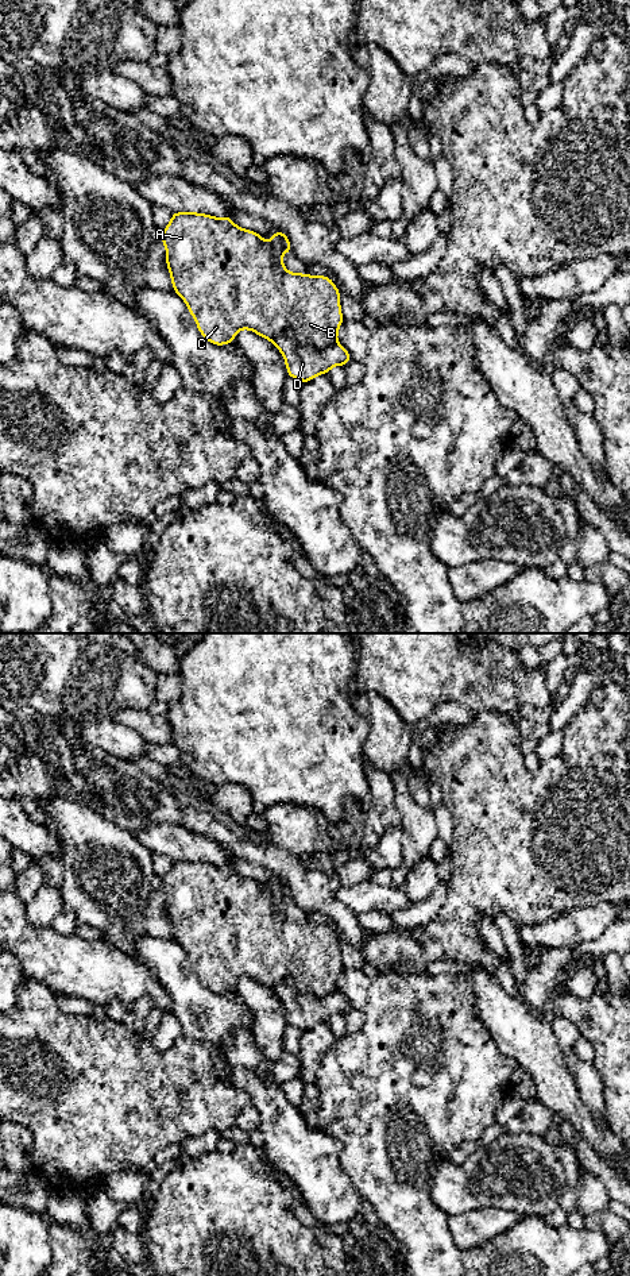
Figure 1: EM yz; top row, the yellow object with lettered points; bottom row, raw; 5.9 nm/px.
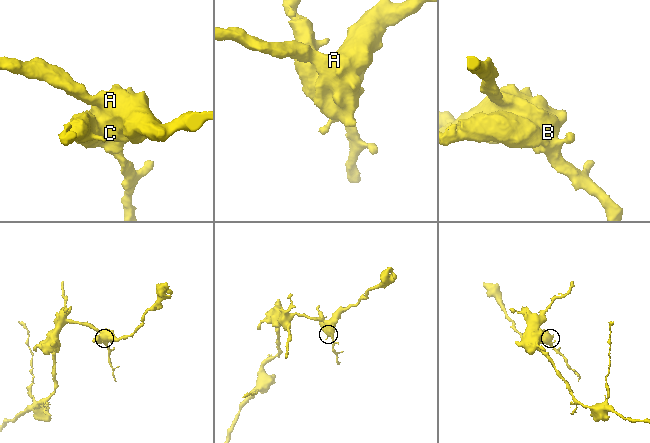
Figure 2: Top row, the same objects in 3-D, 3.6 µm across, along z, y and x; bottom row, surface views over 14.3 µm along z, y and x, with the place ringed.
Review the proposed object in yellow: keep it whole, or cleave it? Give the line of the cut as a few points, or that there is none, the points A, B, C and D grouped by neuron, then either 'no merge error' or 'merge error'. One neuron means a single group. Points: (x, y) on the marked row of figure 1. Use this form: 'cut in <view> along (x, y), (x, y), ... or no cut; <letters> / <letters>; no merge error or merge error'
cut in yz along (336, 340), (317, 350), (282, 332), (273, 342); A B C / D; merge error

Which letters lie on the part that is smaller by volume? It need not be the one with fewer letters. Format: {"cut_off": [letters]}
{"cut_off": ["D"]}

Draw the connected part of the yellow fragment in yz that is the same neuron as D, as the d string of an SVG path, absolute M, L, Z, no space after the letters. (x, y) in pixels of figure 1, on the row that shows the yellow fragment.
M285 332L273 343L285 358L287 375L302 383L322 373L329 374L333 366L345 366L352 359L339 342L321 351L299 344L291 332Z

